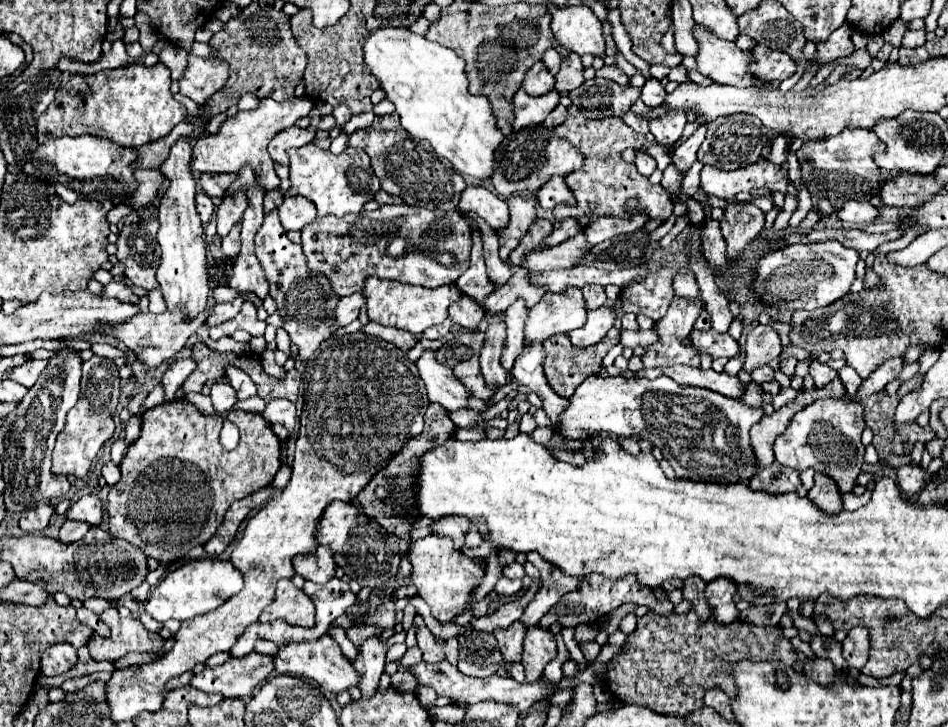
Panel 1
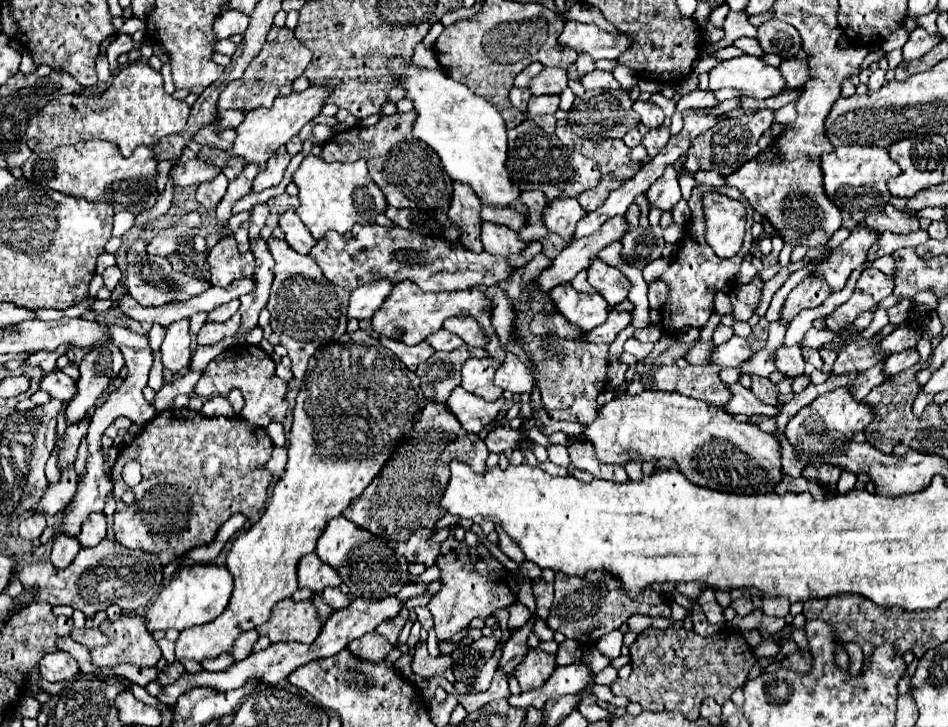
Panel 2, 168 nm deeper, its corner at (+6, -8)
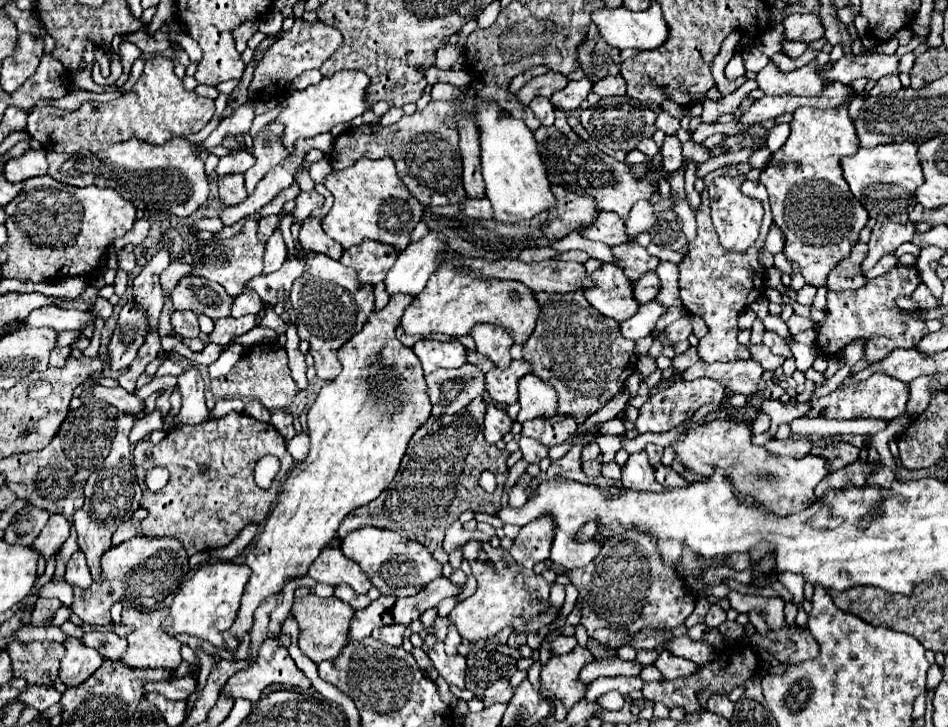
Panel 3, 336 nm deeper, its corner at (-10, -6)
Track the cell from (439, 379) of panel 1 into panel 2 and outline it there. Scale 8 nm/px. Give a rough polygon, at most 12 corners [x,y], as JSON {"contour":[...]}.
{"contour":[[456,387],[446,405],[468,433],[478,435],[504,405]]}

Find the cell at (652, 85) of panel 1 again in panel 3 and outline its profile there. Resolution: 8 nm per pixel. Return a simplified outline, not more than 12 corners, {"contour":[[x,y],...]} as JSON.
{"contour":[[660,111],[656,127],[666,135],[680,129],[680,121],[668,111]]}

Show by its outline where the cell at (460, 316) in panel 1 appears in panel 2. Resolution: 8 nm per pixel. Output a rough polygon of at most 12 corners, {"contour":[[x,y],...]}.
{"contour":[[452,317],[444,329],[470,347],[488,345],[484,329],[472,317]]}

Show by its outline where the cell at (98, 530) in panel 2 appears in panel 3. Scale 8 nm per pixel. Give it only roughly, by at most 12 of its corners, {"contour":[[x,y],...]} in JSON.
{"contour":[[124,521],[112,533],[112,545],[120,545],[136,535],[136,527]]}

